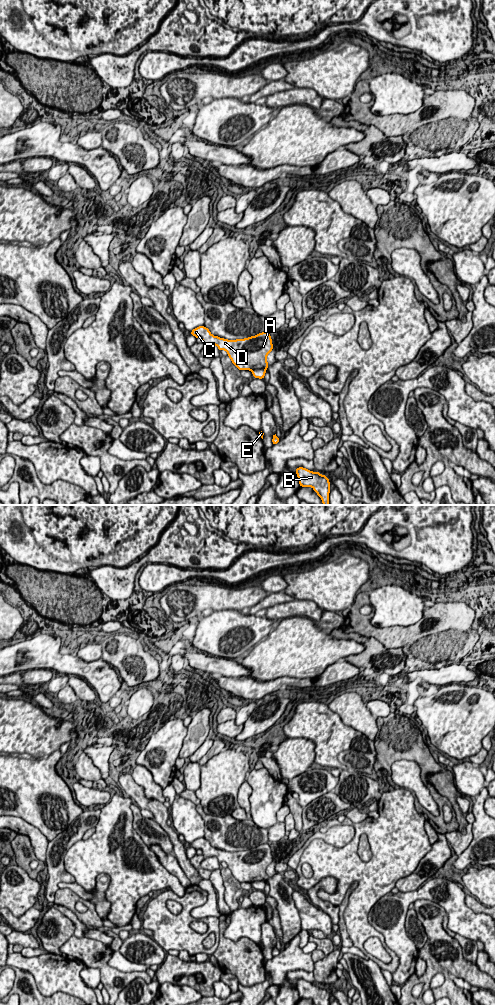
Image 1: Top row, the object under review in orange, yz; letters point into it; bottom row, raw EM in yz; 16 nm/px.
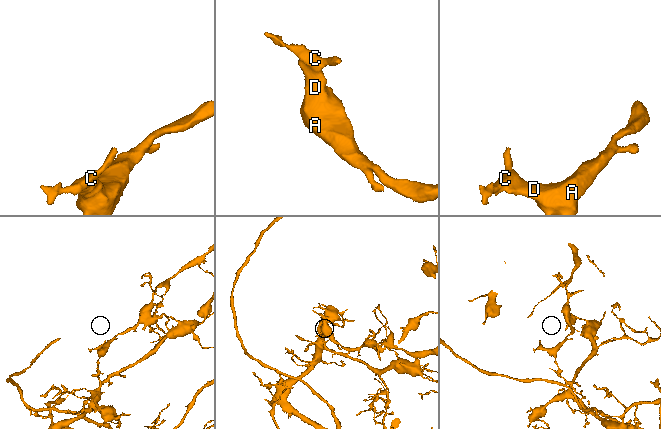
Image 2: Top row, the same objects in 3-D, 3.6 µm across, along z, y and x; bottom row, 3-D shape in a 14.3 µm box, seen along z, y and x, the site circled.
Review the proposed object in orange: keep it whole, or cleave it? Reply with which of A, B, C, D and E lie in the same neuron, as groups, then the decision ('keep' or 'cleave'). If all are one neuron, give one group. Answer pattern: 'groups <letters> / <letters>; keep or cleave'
groups A C D / B E; cleave

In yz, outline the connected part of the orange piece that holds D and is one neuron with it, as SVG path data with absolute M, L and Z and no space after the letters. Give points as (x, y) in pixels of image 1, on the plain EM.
M199 838L190 844L191 847L202 851L204 858L216 857L225 862L232 875L240 883L267 881L267 867L273 862L271 847L268 843L244 851L228 852L214 848L205 838Z

